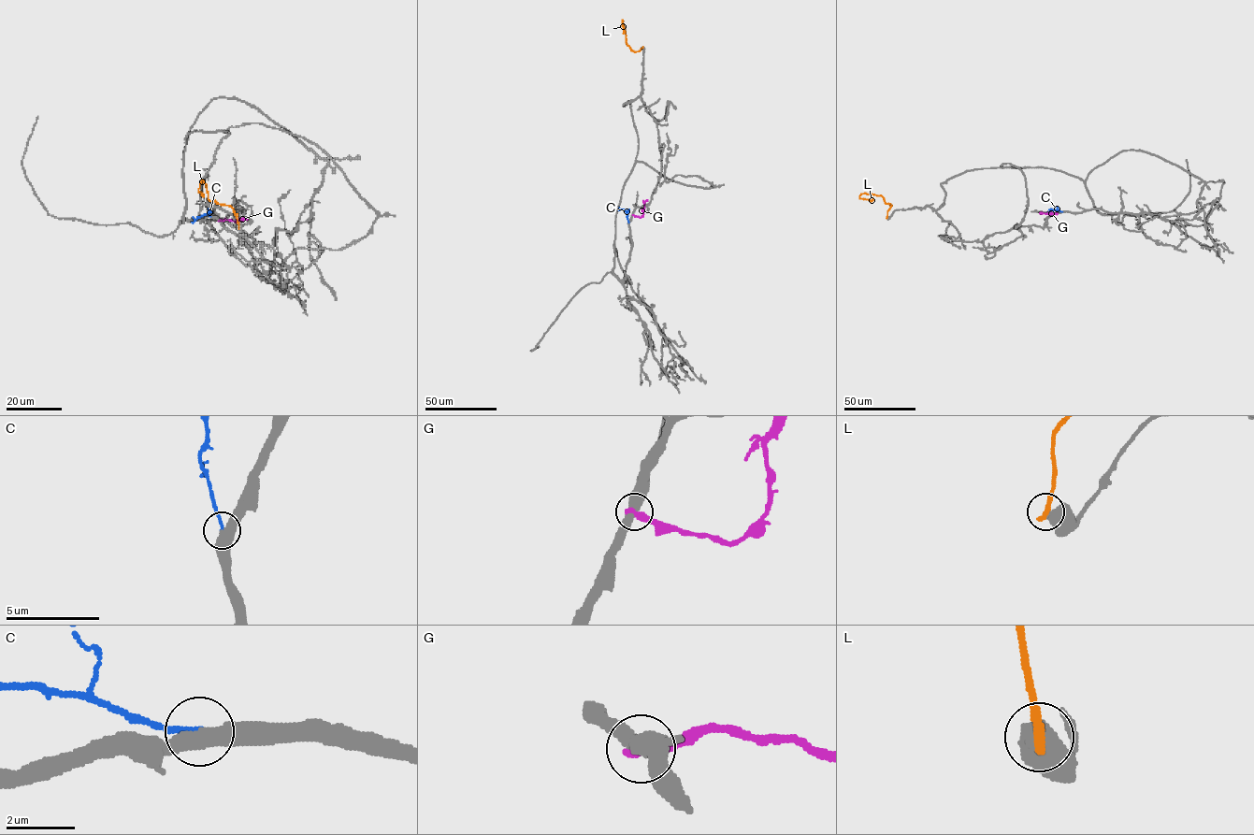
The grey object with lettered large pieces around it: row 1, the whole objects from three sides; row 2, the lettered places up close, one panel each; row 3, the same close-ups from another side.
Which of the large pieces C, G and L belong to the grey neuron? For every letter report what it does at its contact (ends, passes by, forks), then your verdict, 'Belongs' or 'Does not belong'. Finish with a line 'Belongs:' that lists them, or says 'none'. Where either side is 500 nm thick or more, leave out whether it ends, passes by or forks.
C: Belongs
G: It ends there. Does not belong
L: Does not belong
Belongs: C

